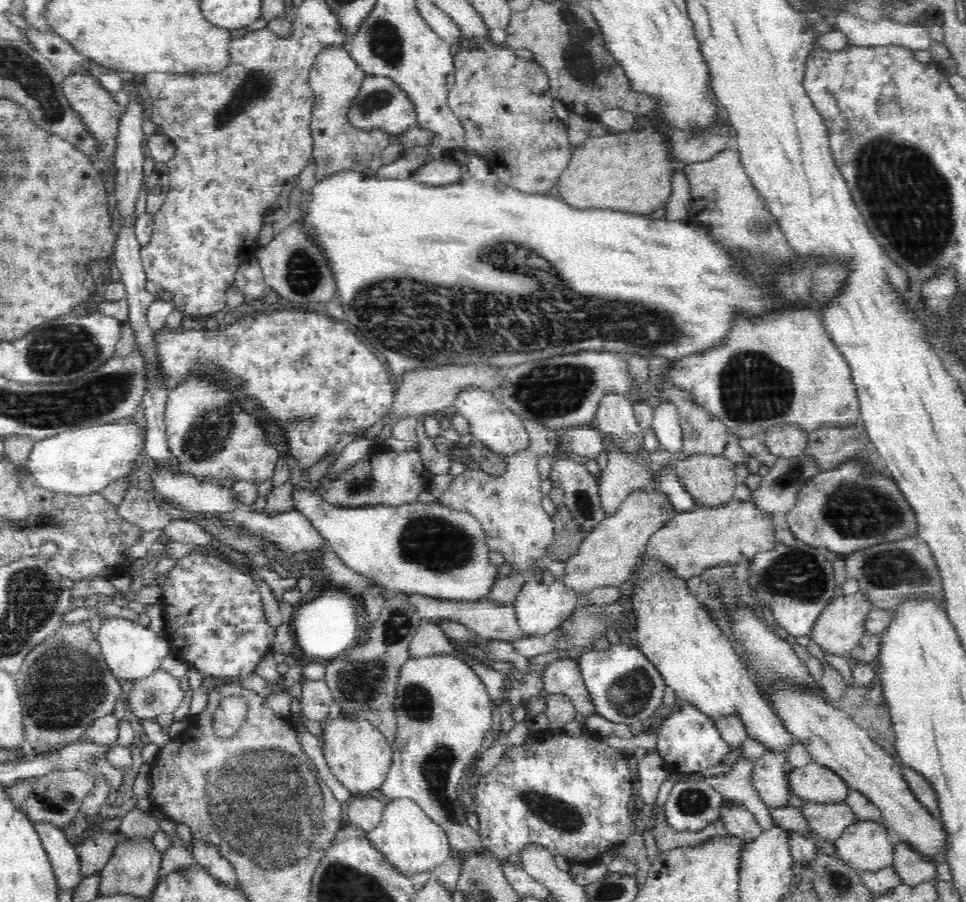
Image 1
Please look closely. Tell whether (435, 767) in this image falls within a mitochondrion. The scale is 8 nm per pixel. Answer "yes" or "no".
yes

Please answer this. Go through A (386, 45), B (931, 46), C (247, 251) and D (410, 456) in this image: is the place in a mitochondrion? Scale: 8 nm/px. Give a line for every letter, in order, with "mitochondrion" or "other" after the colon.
A: mitochondrion
B: other
C: other
D: other

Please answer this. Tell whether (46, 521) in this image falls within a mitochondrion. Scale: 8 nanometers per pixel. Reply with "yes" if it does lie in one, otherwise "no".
yes

